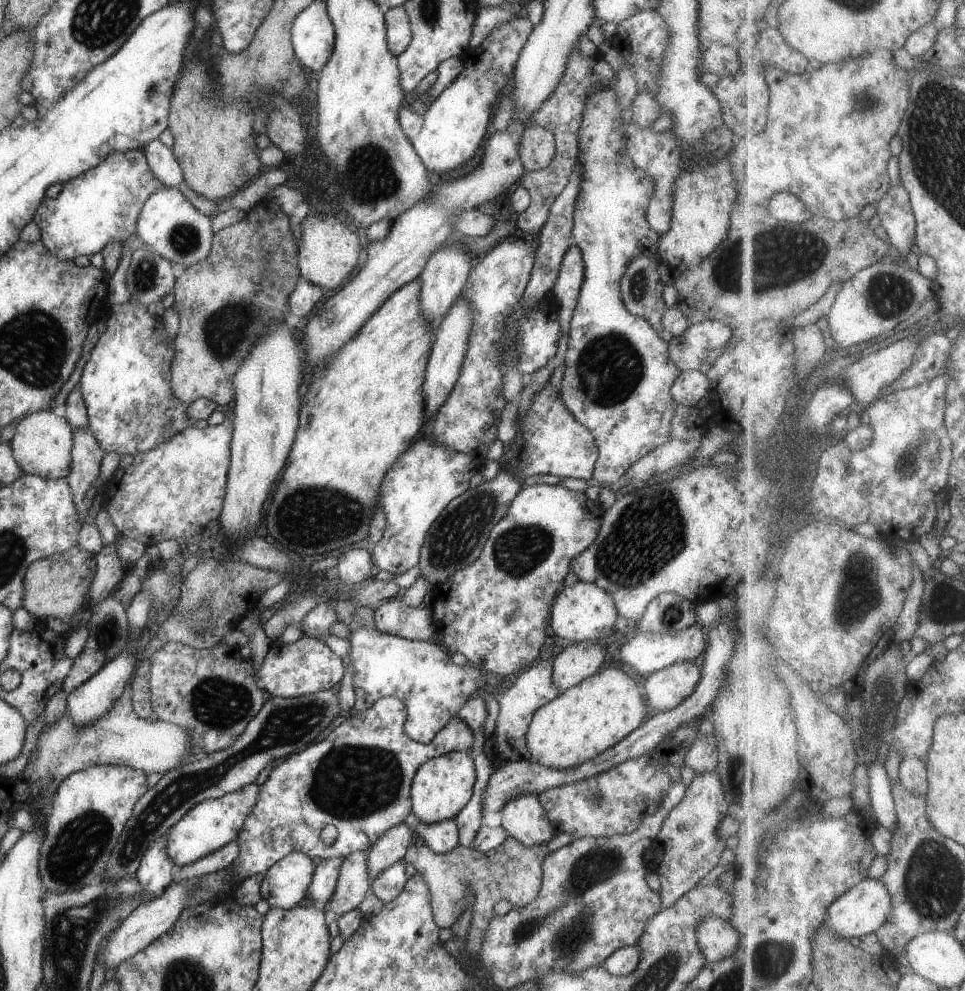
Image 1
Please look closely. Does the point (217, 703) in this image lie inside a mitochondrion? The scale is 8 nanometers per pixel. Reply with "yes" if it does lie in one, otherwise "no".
yes

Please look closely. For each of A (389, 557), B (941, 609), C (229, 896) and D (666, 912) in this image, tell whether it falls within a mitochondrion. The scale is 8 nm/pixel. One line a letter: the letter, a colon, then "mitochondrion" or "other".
A: other
B: mitochondrion
C: other
D: other

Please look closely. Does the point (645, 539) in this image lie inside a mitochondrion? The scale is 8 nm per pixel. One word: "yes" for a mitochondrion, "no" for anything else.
yes

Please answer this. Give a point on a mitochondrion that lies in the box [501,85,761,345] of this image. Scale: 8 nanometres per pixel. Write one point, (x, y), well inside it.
(639, 282)

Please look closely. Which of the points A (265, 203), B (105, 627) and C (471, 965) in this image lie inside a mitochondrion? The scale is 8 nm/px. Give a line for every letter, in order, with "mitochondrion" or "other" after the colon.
A: other
B: mitochondrion
C: other

